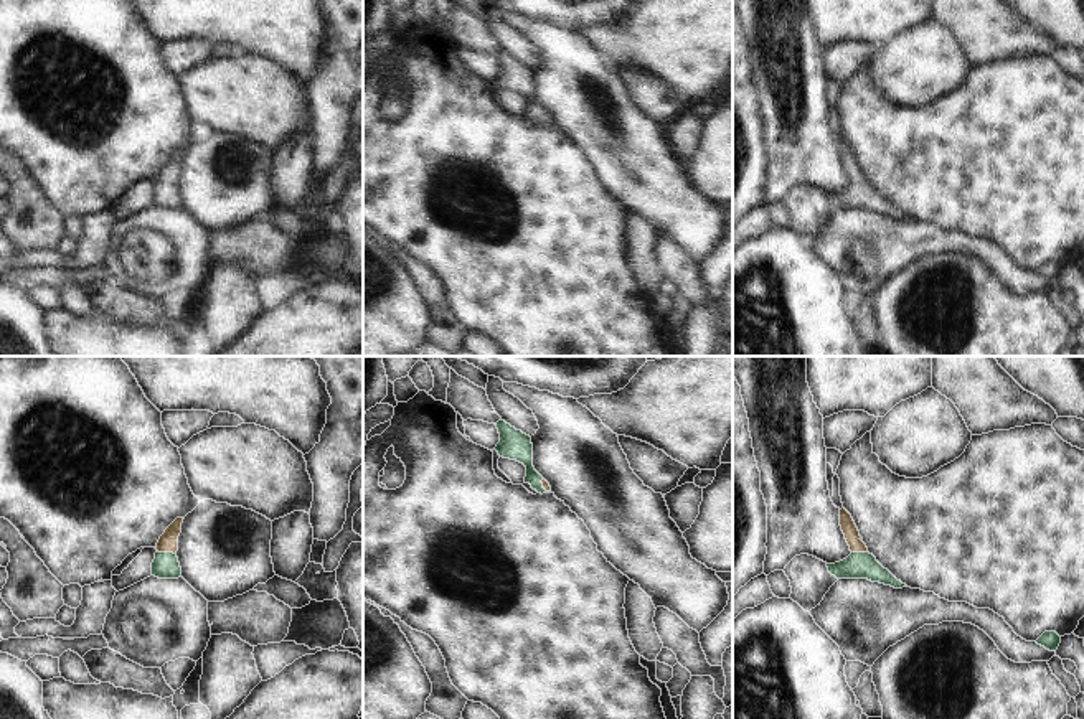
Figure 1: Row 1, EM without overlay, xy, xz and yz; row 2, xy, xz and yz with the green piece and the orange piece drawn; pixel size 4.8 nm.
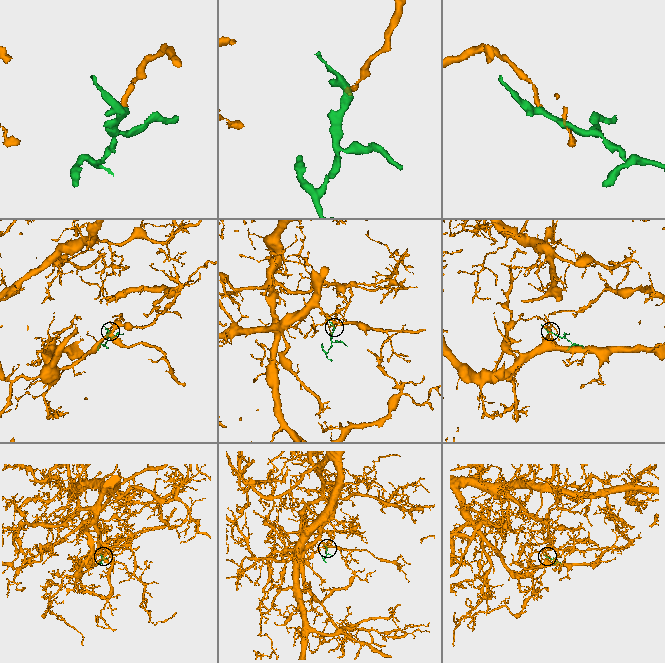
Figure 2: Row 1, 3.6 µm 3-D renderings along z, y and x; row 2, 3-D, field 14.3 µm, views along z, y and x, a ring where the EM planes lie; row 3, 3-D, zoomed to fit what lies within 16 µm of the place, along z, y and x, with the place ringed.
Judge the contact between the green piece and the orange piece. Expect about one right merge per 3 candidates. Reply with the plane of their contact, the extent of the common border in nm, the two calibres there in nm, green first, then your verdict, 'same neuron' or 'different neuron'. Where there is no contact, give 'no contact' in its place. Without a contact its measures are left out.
xy | 90 nm | 130/100 nm | same neuron

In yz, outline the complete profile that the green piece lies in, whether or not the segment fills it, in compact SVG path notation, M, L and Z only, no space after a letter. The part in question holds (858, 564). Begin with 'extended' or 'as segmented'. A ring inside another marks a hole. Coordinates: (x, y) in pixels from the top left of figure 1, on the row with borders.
extended; M845 508L840 510L840 526L851 554L840 562L827 564L832 576L837 579L868 579L894 589L907 587L868 552L866 544L860 539L861 536L851 515Z

